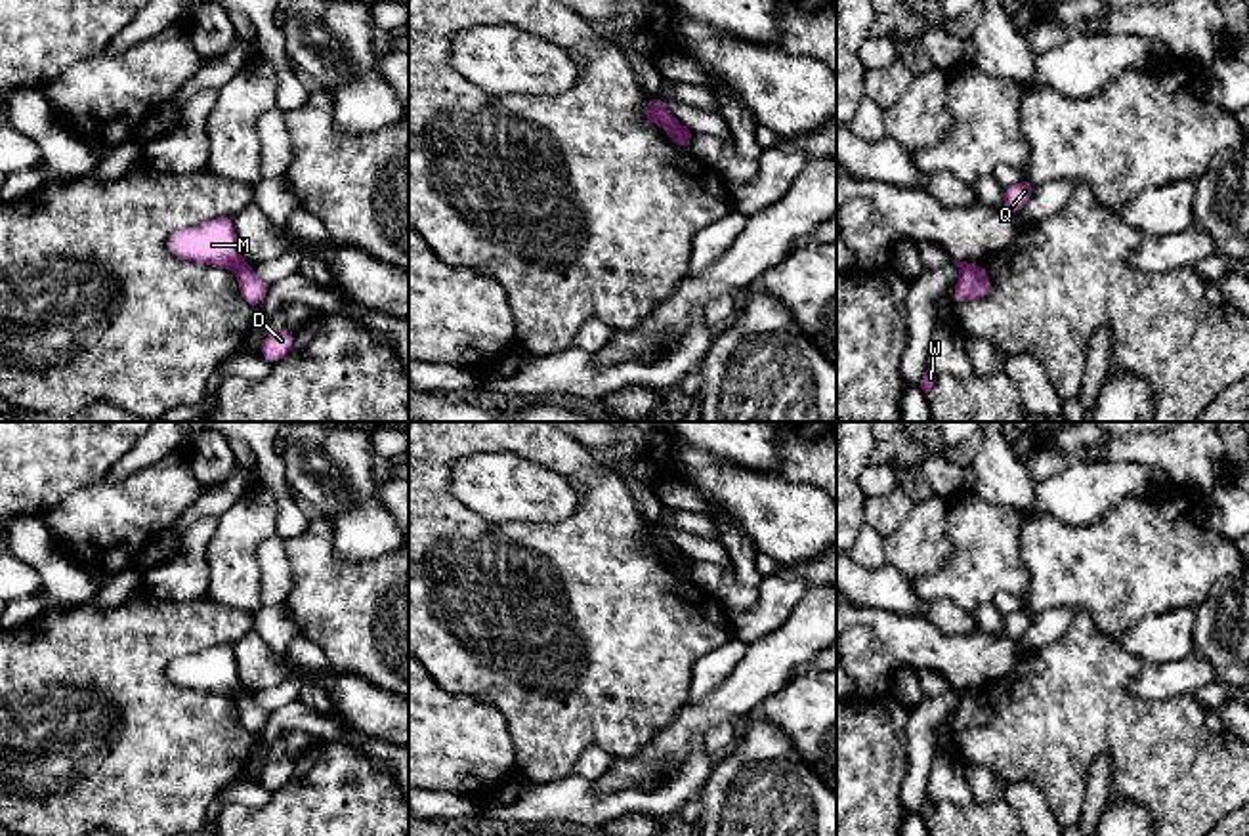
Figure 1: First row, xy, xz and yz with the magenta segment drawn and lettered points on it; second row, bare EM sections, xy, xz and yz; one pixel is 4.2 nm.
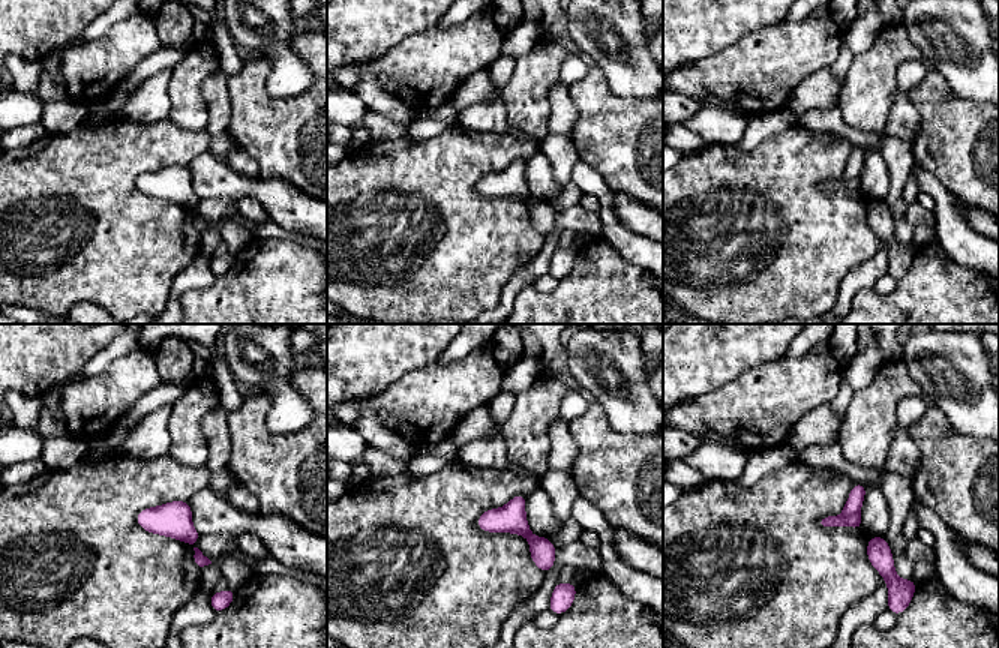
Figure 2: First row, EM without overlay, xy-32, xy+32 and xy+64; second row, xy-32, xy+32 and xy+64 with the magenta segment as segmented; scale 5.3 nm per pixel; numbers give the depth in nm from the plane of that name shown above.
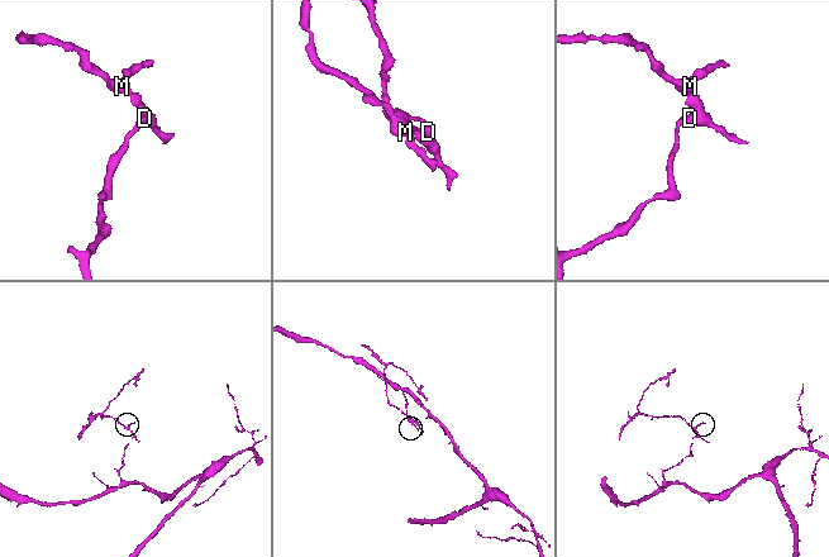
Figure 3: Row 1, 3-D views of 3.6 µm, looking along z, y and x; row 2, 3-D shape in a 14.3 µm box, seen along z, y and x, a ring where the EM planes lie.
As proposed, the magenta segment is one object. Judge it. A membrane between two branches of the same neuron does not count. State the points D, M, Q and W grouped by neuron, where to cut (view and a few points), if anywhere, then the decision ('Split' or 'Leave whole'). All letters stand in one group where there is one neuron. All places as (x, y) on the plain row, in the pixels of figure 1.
Groups: D W / M Q. Split along xz (673, 546), (665, 558). Split

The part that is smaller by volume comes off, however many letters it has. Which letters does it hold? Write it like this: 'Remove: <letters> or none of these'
Remove: M, Q

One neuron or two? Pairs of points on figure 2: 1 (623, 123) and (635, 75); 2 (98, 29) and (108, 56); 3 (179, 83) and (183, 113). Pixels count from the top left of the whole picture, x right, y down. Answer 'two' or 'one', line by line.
1: two
2: two
3: one

